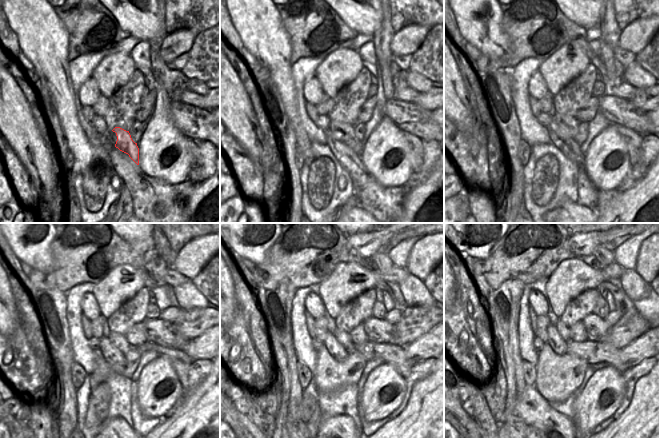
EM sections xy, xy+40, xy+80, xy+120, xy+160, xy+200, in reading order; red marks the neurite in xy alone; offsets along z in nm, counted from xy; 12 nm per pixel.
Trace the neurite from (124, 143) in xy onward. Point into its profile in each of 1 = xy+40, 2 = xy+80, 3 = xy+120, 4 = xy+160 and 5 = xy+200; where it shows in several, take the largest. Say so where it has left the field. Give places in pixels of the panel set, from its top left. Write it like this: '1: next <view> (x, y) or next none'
1: next xy+40 (348, 138)
2: next xy+80 (569, 123)
3: next xy+120 (118, 340)
4: next xy+160 (343, 337)
5: next xy+200 (564, 331)

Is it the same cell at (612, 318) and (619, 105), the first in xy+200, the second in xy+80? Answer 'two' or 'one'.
two

